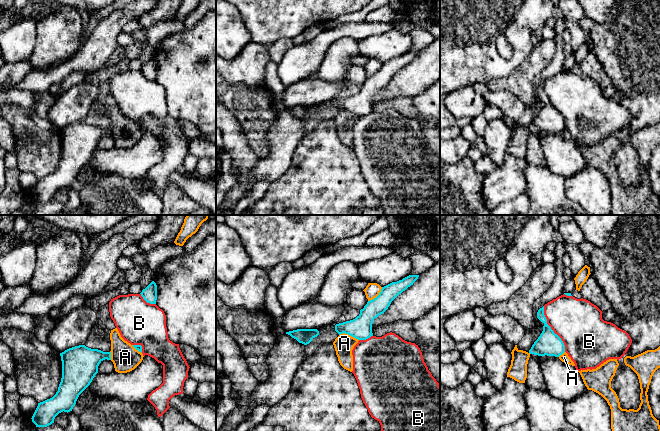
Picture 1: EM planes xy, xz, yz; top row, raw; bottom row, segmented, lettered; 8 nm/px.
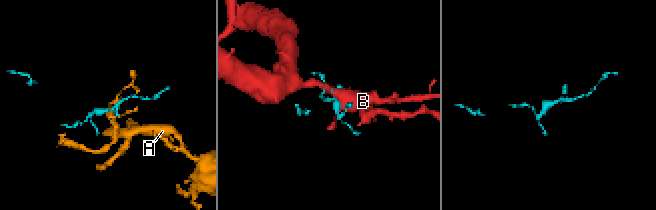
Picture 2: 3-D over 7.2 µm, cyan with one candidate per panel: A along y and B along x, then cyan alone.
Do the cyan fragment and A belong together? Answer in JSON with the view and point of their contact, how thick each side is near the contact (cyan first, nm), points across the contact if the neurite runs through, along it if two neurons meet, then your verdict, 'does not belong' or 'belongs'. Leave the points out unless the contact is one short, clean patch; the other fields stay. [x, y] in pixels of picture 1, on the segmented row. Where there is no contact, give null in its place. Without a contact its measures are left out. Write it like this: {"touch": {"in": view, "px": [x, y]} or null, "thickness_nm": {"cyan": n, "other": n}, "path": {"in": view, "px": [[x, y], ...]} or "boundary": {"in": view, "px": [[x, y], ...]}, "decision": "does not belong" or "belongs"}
{"touch": {"in": "xz", "px": [349, 334]}, "thickness_nm": {"cyan": 180, "other": 160}, "decision": "does not belong"}

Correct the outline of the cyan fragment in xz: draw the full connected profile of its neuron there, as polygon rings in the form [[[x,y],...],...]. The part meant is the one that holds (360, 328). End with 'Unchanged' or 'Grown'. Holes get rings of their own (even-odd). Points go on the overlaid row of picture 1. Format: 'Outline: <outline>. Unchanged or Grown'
Outline: [[[409,275],[402,280],[382,287],[379,295],[367,302],[360,314],[353,320],[335,325],[335,331],[348,334],[358,340],[366,340],[373,336],[372,324],[375,318],[383,314],[391,302],[418,279],[419,275]]]. Unchanged

